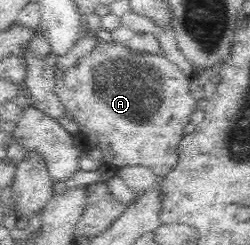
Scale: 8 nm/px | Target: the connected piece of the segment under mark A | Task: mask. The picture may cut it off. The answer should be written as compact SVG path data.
M99 40L94 49L83 56L78 62L64 70L62 74L55 76L56 79L56 94L60 97L62 105L64 105L65 110L70 112L73 120L78 124L79 130L87 135L88 142L92 143L93 148L98 148L102 151L105 156L105 164L117 169L123 166L140 165L152 168L158 178L165 174L165 171L169 171L171 166L174 166L177 161L176 149L179 145L180 139L185 135L184 128L191 121L190 116L196 112L196 101L191 95L189 90L188 77L180 70L180 67L176 63L170 62L164 54L150 54L141 53L129 49L127 46L123 46L118 43L104 42Z

